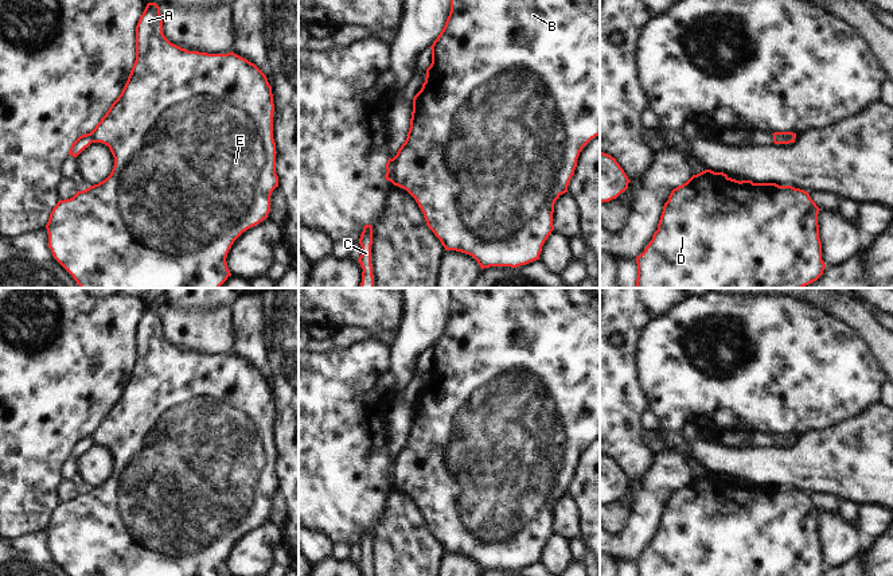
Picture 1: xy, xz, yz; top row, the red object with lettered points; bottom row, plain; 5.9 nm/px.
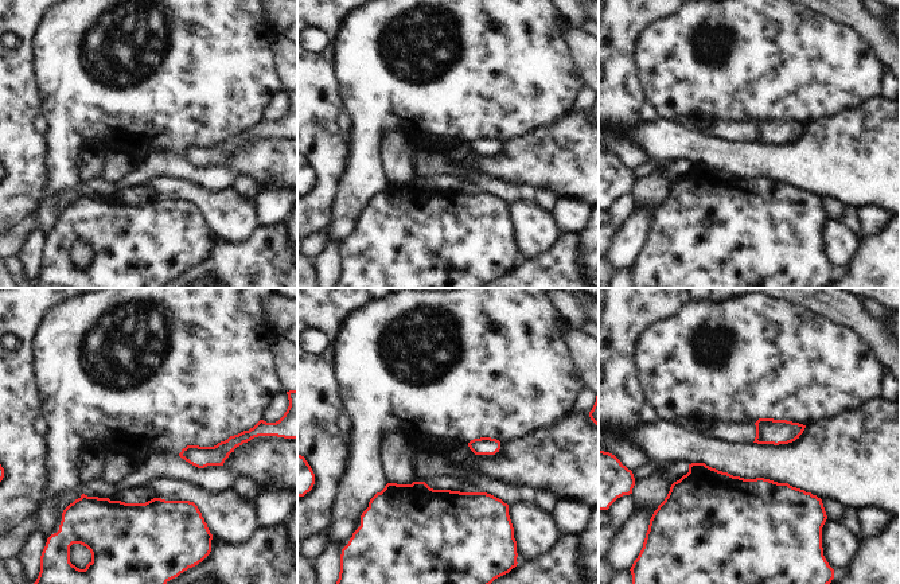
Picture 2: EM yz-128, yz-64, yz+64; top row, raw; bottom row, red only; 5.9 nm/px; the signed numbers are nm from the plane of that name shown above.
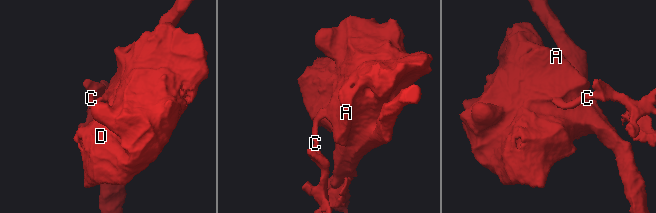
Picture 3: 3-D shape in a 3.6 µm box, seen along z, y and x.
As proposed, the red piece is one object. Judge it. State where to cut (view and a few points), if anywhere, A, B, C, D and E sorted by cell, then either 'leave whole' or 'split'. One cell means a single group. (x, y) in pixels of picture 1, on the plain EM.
xz (393, 460), (390, 482) | A B D E / C | split

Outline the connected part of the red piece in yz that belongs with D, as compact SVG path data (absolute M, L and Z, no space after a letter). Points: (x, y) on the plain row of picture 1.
M705 471L671 493L658 532L636 559L637 576L823 576L826 565L822 561L819 511L804 491L740 483L724 474Z

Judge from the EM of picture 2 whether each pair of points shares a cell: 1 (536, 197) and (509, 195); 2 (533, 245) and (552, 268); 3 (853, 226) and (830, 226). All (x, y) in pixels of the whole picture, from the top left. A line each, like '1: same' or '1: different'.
1: different
2: different
3: different

